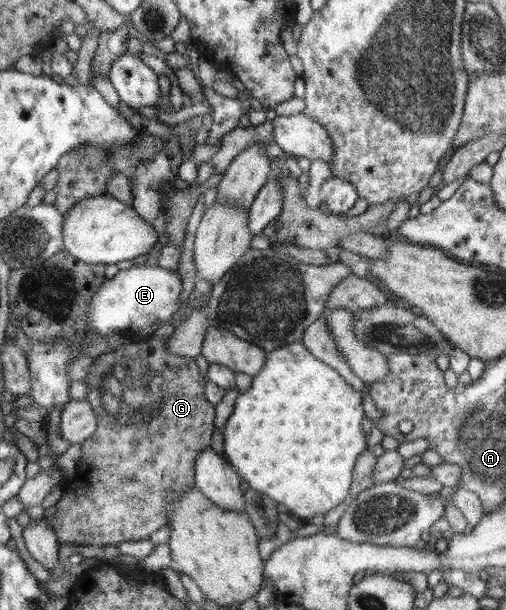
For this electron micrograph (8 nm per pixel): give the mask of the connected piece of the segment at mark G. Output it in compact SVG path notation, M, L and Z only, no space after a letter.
M152 336L147 340L138 340L120 345L119 349L112 349L106 355L102 353L100 357L93 357L92 371L86 375L88 393L86 400L96 412L98 418L98 429L96 433L82 442L83 457L80 458L78 471L72 480L65 480L64 494L54 507L45 511L45 523L52 529L56 535L59 545L91 545L101 546L104 544L119 544L121 541L138 541L147 539L152 533L159 531L166 526L169 521L168 516L171 513L172 501L178 501L190 489L195 486L195 462L201 451L211 448L211 439L215 431L215 406L213 406L205 397L206 378L194 359L178 357L168 351L168 340Z

